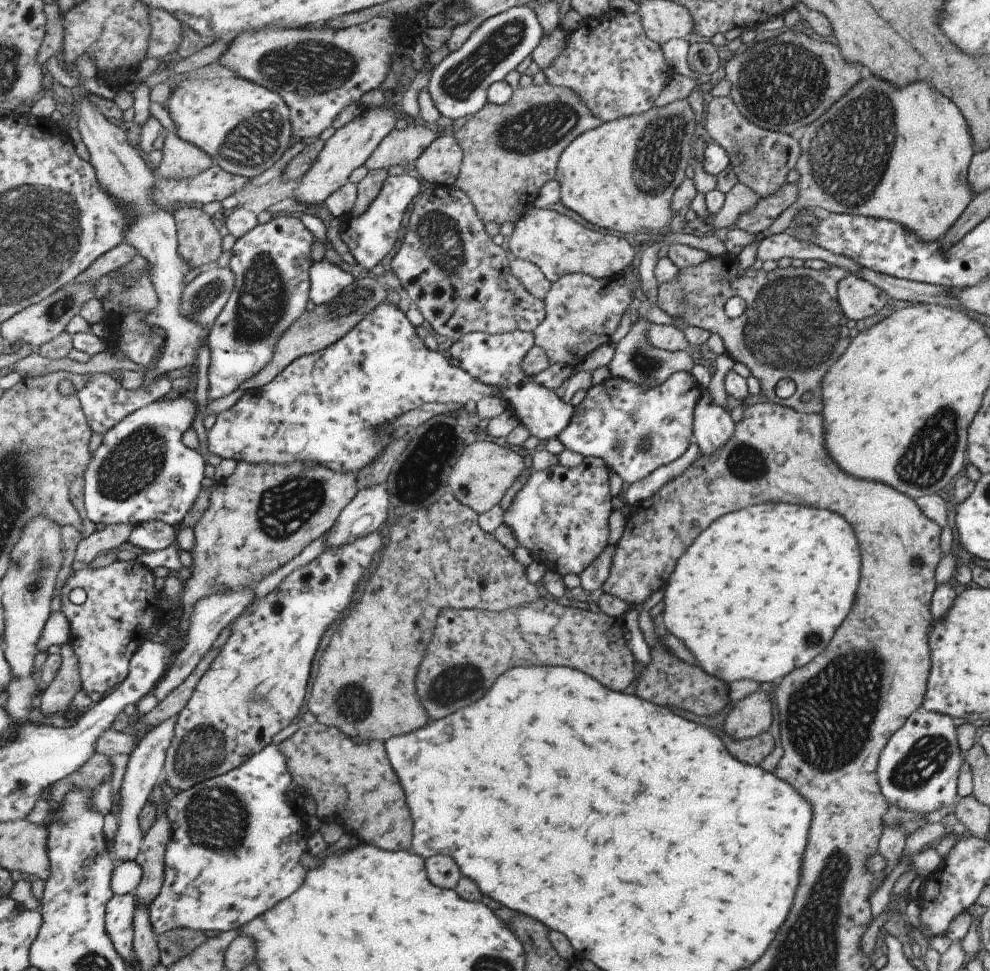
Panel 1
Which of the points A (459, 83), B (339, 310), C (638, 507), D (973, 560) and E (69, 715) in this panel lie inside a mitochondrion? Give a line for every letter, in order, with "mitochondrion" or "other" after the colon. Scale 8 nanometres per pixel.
A: mitochondrion
B: mitochondrion
C: other
D: other
E: other

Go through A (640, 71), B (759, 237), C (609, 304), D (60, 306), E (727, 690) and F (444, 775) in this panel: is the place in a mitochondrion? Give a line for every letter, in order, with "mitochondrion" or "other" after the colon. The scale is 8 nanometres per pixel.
A: other
B: other
C: other
D: mitochondrion
E: other
F: other

